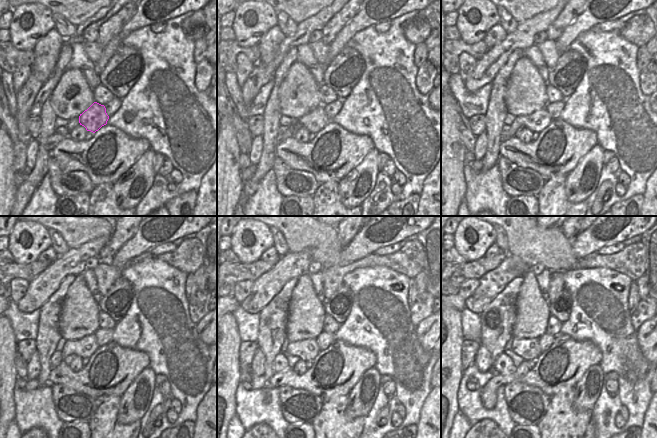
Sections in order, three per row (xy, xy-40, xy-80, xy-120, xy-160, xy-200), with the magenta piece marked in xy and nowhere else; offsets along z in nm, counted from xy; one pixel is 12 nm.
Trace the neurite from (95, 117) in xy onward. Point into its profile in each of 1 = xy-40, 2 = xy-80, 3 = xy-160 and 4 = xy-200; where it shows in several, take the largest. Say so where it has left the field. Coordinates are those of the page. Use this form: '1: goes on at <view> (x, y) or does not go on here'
1: goes on at xy-40 (314, 121)
2: goes on at xy-80 (536, 122)
3: goes on at xy-160 (307, 350)
4: goes on at xy-200 (528, 349)

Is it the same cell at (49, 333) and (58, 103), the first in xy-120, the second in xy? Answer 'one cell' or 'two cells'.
two cells

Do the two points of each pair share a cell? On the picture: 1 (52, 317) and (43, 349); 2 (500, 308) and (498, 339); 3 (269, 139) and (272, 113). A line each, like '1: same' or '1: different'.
1: same
2: same
3: same

